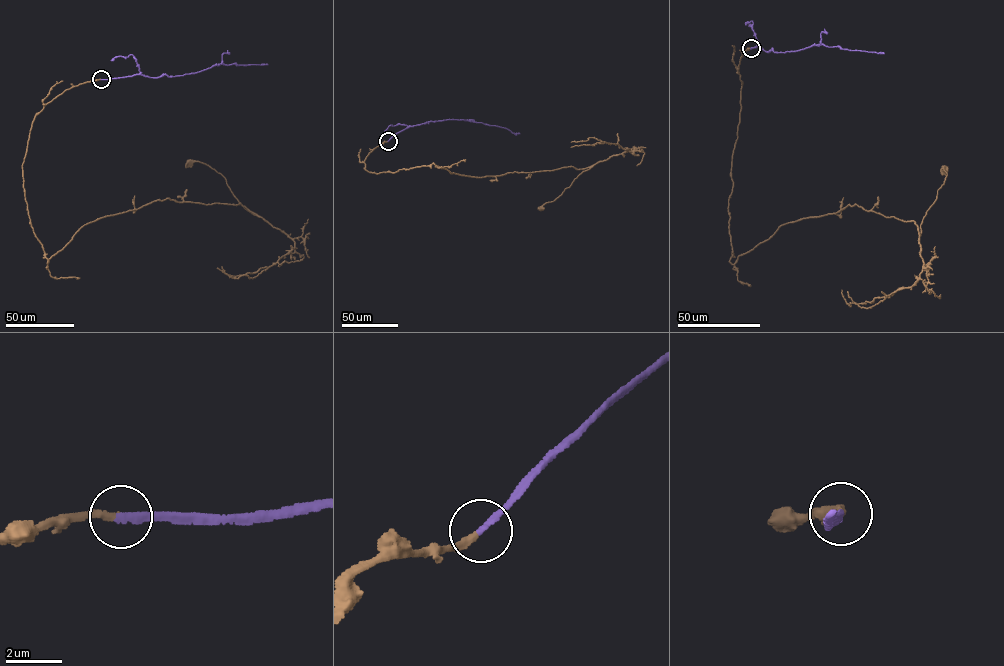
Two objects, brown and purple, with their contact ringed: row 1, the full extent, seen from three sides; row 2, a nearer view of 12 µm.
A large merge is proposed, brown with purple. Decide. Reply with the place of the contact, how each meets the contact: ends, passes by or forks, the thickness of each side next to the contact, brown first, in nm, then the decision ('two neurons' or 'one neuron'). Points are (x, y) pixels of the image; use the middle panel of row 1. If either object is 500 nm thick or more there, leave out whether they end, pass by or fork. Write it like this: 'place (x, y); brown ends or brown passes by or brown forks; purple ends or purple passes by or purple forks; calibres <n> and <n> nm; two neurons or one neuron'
place (388, 141); brown ends; purple ends; calibres 220 and 240 nm; one neuron

